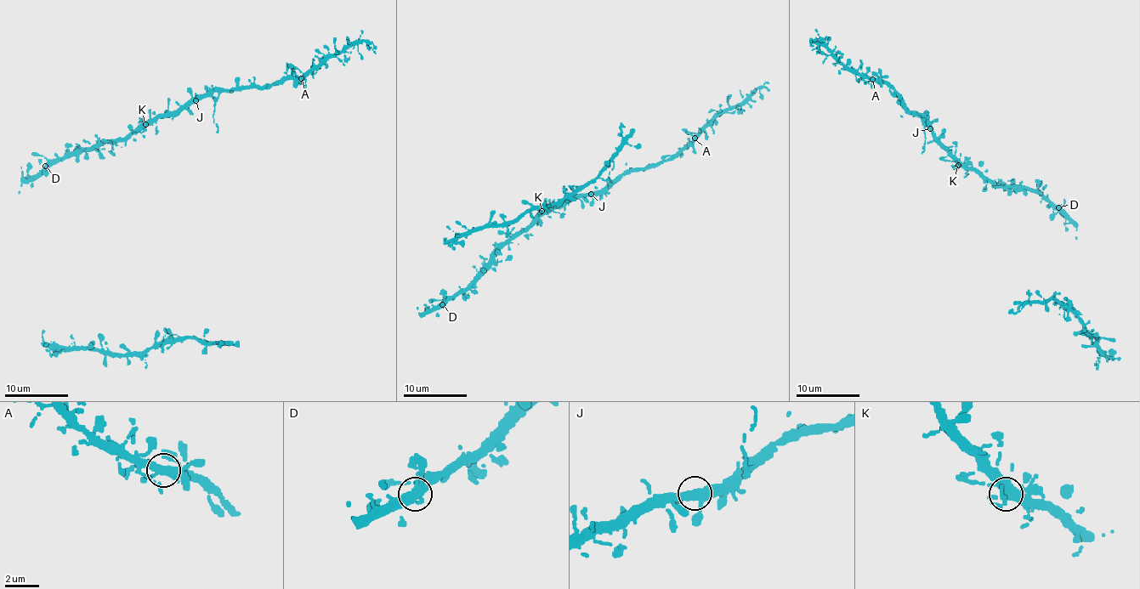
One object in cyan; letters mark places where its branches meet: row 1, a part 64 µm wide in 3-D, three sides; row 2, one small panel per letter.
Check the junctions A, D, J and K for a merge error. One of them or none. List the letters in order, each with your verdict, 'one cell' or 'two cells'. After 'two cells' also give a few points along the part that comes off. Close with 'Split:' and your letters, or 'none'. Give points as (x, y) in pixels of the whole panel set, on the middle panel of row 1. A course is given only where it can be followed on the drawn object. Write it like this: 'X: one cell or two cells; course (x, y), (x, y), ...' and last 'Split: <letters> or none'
A: one cell
D: one cell
J: one cell
K: one cell
Split: none

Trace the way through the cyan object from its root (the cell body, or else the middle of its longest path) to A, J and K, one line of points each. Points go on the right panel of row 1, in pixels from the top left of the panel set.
A: (1057, 207), (1036, 192), (983, 178), (963, 164), (927, 120), (905, 108), (893, 87), (872, 80)
J: (1057, 207), (1030, 189), (1012, 187), (975, 172), (954, 157), (950, 150), (938, 141), (930, 128)
K: (1057, 207), (1030, 189), (991, 181), (958, 165)

